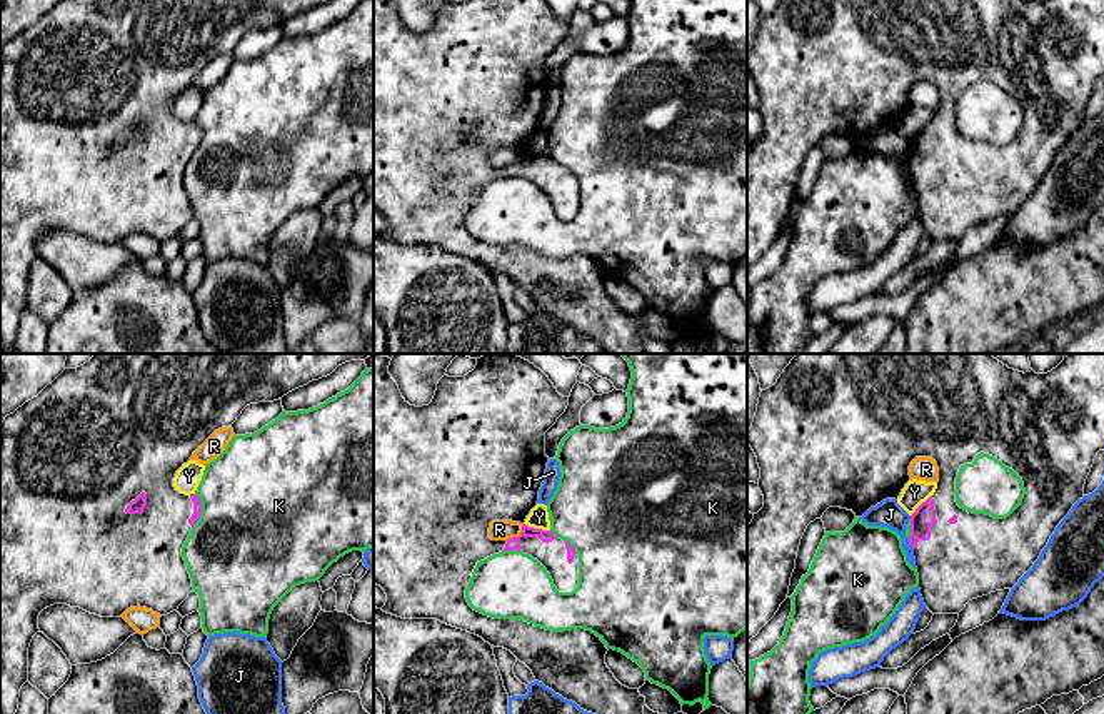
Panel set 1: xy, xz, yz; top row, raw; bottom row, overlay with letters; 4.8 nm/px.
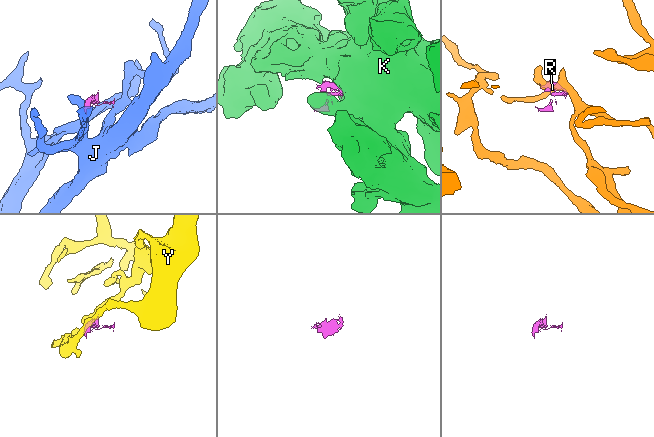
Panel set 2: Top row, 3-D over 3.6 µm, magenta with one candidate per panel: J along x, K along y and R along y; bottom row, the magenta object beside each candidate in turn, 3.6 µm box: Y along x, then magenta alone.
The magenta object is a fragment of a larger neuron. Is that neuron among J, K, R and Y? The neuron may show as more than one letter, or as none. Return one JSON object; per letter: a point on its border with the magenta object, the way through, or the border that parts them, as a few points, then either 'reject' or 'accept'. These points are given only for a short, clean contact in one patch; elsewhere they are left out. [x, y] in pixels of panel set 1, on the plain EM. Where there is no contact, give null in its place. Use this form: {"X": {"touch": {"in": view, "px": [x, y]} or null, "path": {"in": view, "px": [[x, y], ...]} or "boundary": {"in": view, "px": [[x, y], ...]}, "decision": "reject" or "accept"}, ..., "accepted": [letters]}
{"J": {"touch": {"in": "yz", "px": [909, 170]}, "boundary": {"in": "yz", "px": [[908, 165], [913, 175]]}, "decision": "reject"}, "K": {"touch": {"in": "xy", "px": [200, 137]}, "decision": "reject"}, "R": {"touch": {"in": "xz", "px": [519, 162]}, "boundary": {"in": "xz", "px": [[524, 150], [517, 162], [506, 165]]}, "decision": "reject"}, "Y": {"touch": {"in": "xz", "px": [537, 155]}, "boundary": {"in": "xz", "px": [[524, 149], [549, 157]]}, "decision": "reject"}, "accepted": []}

